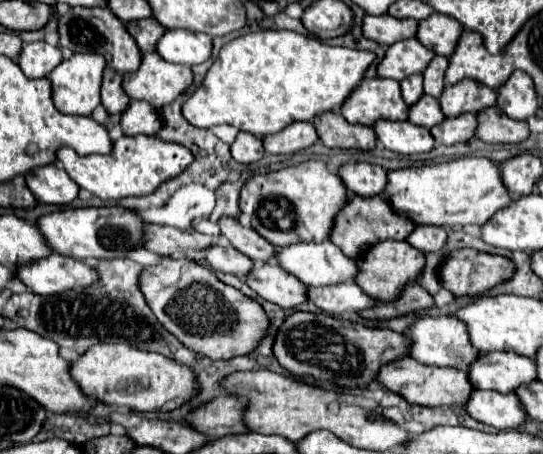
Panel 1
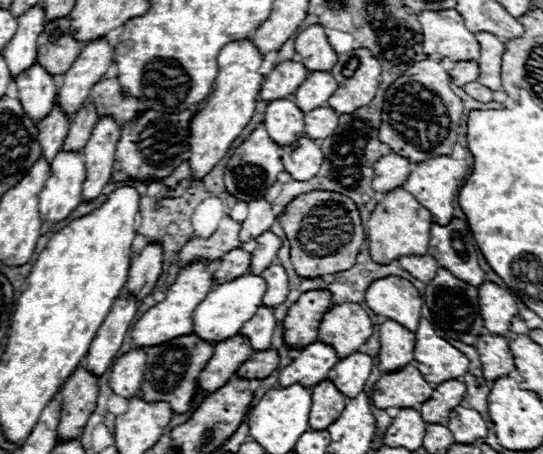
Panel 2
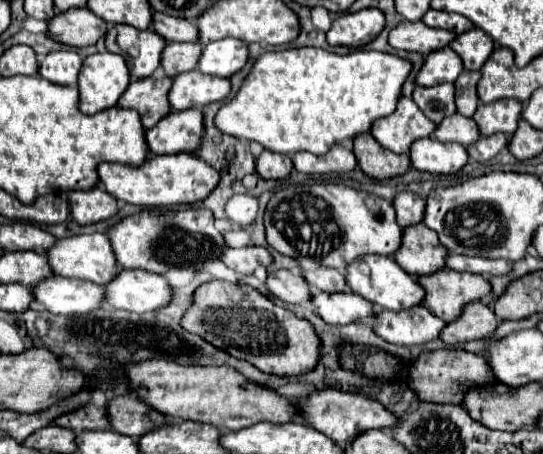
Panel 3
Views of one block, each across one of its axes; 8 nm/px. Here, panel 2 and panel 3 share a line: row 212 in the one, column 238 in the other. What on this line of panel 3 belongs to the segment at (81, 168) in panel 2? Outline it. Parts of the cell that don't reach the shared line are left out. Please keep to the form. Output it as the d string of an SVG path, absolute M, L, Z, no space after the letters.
M222 38L204 46L198 60L198 70L202 74L212 74L228 78L238 72L248 60L248 46L234 38Z

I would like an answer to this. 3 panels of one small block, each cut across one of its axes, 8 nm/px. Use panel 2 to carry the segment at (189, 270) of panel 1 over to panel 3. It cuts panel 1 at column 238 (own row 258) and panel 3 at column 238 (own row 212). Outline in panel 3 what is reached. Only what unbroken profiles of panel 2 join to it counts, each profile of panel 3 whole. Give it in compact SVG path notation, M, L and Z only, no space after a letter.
M212 280L198 286L194 302L184 312L180 326L212 346L220 346L230 356L254 364L266 374L296 376L312 370L318 362L320 340L310 322L282 306L276 306L268 296L246 284Z

